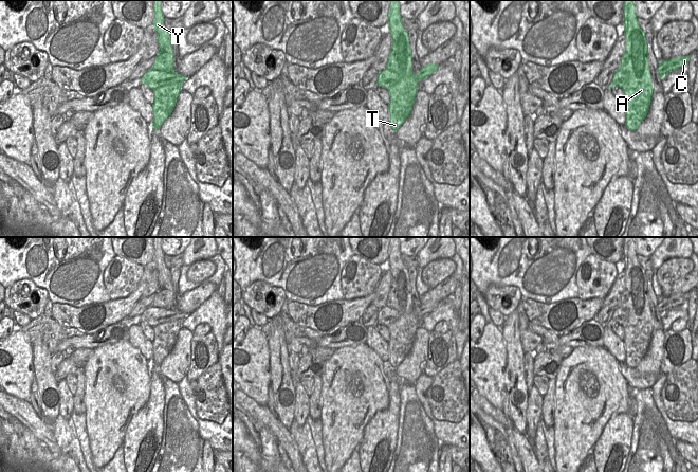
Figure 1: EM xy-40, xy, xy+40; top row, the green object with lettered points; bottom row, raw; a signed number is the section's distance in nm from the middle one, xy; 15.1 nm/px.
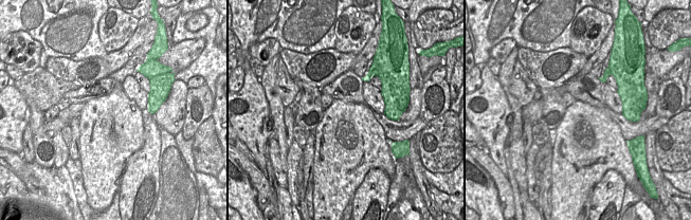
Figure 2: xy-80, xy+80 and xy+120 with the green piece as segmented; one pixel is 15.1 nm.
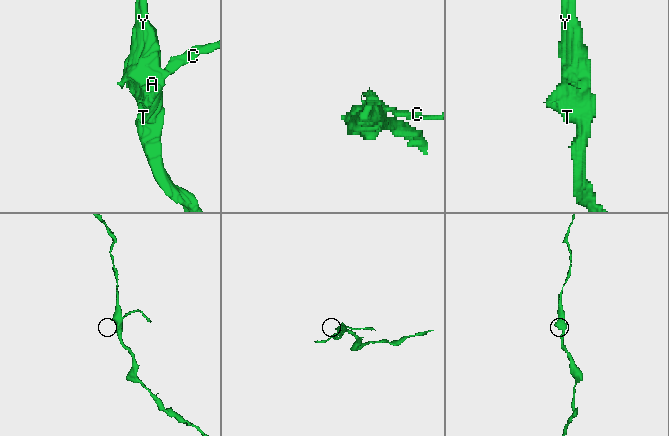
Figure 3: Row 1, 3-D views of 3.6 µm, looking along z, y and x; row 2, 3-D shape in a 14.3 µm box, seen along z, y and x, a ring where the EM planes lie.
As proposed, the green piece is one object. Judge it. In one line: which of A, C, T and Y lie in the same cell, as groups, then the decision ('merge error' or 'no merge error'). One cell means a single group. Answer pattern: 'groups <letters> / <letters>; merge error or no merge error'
groups A T Y / C; merge error

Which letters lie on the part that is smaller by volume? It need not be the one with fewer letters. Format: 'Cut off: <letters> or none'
Cut off: C

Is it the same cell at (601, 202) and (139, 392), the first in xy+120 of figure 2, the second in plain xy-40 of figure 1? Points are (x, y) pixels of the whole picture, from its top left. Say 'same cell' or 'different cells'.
different cells

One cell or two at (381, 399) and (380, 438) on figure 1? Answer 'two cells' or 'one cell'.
two cells

